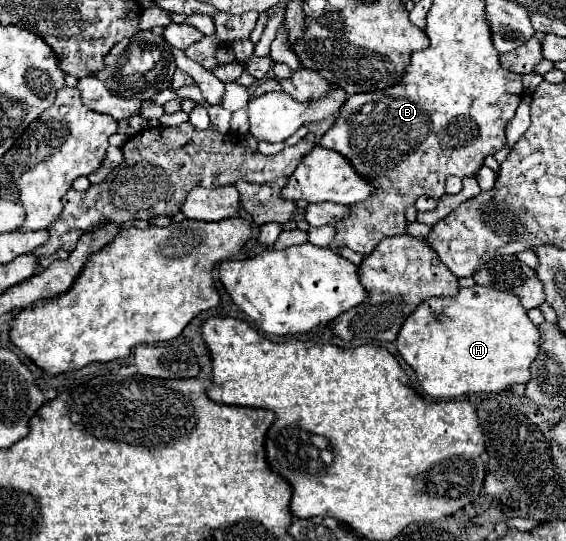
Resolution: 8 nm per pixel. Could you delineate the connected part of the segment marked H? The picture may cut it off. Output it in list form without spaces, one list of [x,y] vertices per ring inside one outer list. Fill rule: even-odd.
[[[475,285],[471,289],[461,289],[455,297],[431,297],[427,301],[423,301],[405,321],[405,325],[401,327],[399,331],[399,337],[397,337],[397,349],[401,353],[401,357],[405,359],[405,363],[415,371],[417,375],[417,381],[419,385],[423,387],[423,391],[435,399],[453,399],[457,395],[463,395],[463,393],[499,393],[503,389],[507,389],[507,385],[527,385],[529,379],[531,379],[531,365],[533,361],[537,359],[539,355],[539,349],[541,347],[541,331],[531,323],[531,319],[527,317],[527,309],[521,307],[517,295],[513,293],[505,293],[505,291],[497,291],[495,287],[481,287],[481,285]]]

